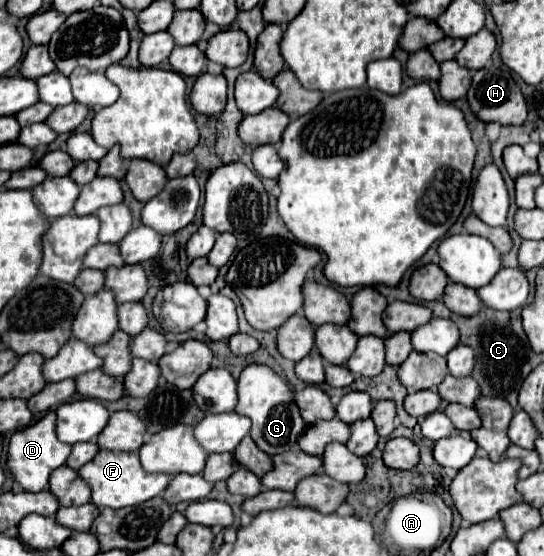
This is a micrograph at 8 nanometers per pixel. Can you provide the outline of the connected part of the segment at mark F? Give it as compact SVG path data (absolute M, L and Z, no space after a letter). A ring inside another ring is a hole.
M99 451L93 461L89 461L87 465L83 465L83 469L79 469L79 475L91 485L91 491L93 491L91 501L95 505L99 505L99 509L105 509L105 507L121 509L121 507L129 507L129 505L139 505L143 501L149 501L149 499L161 495L171 481L171 475L147 473L139 463L137 451L129 451L129 453Z

